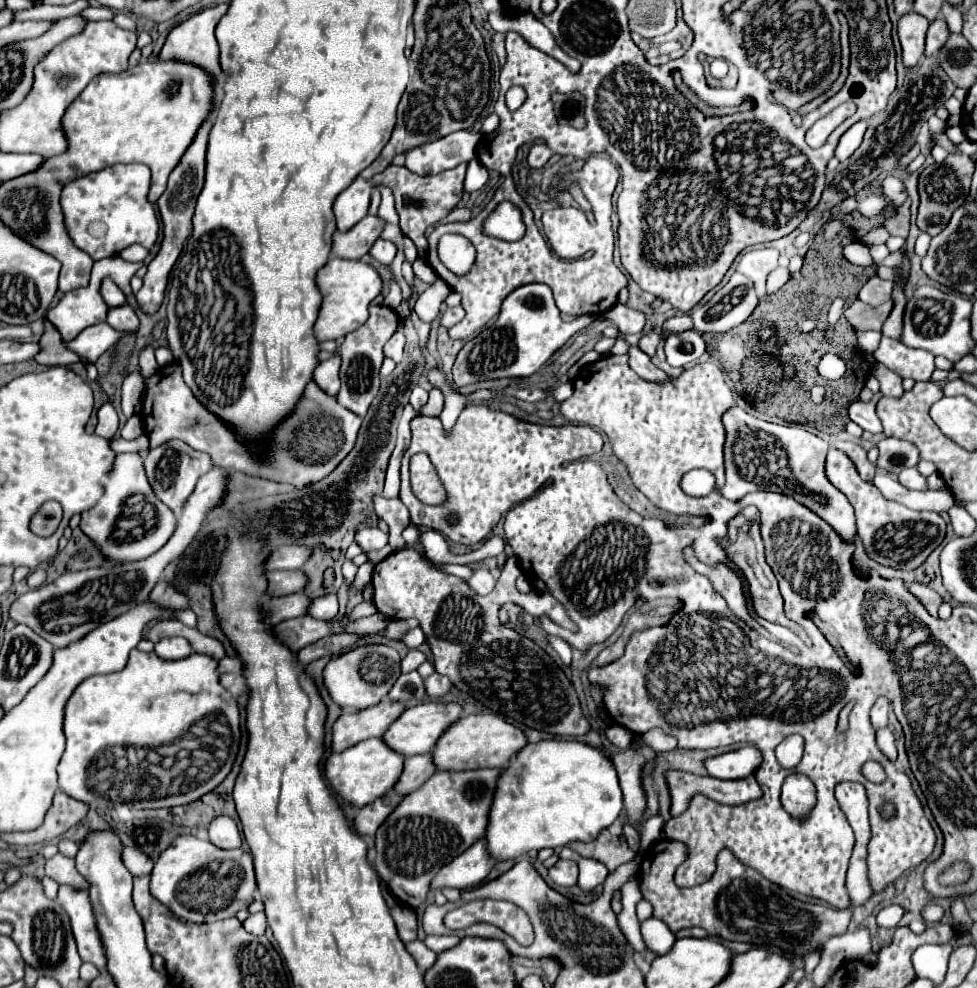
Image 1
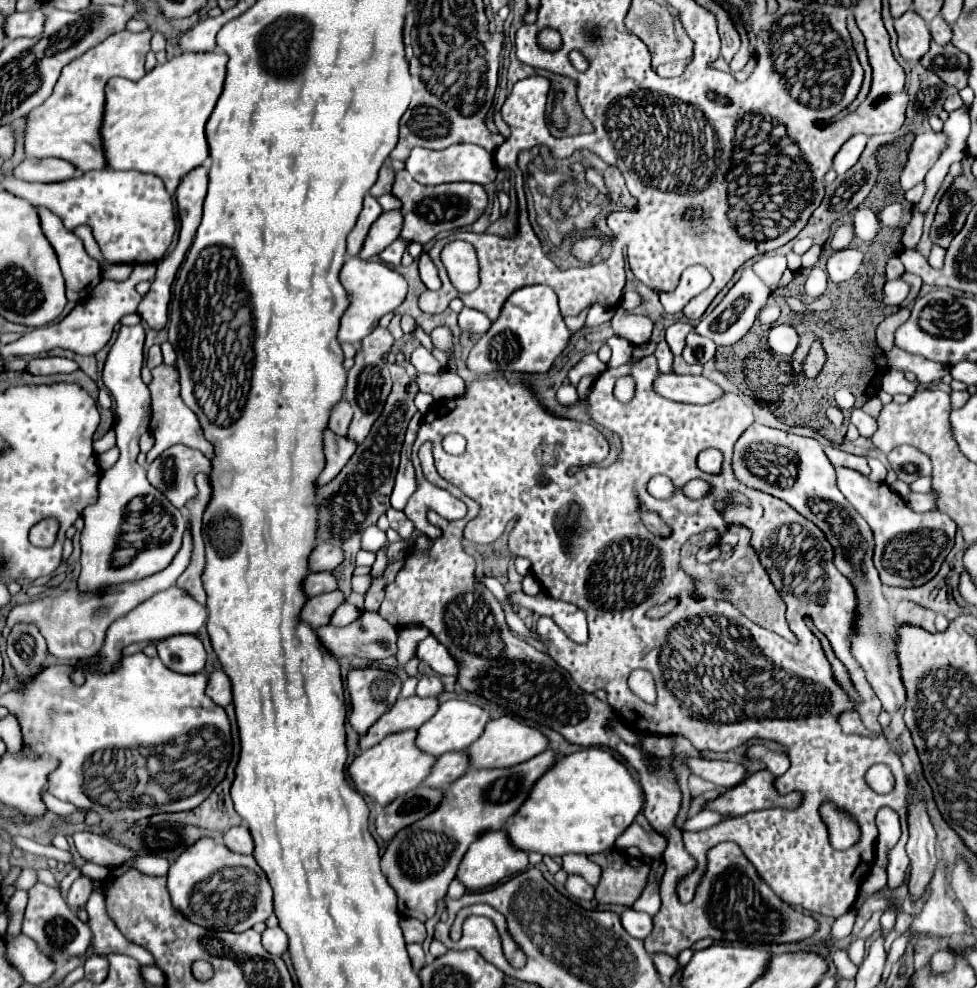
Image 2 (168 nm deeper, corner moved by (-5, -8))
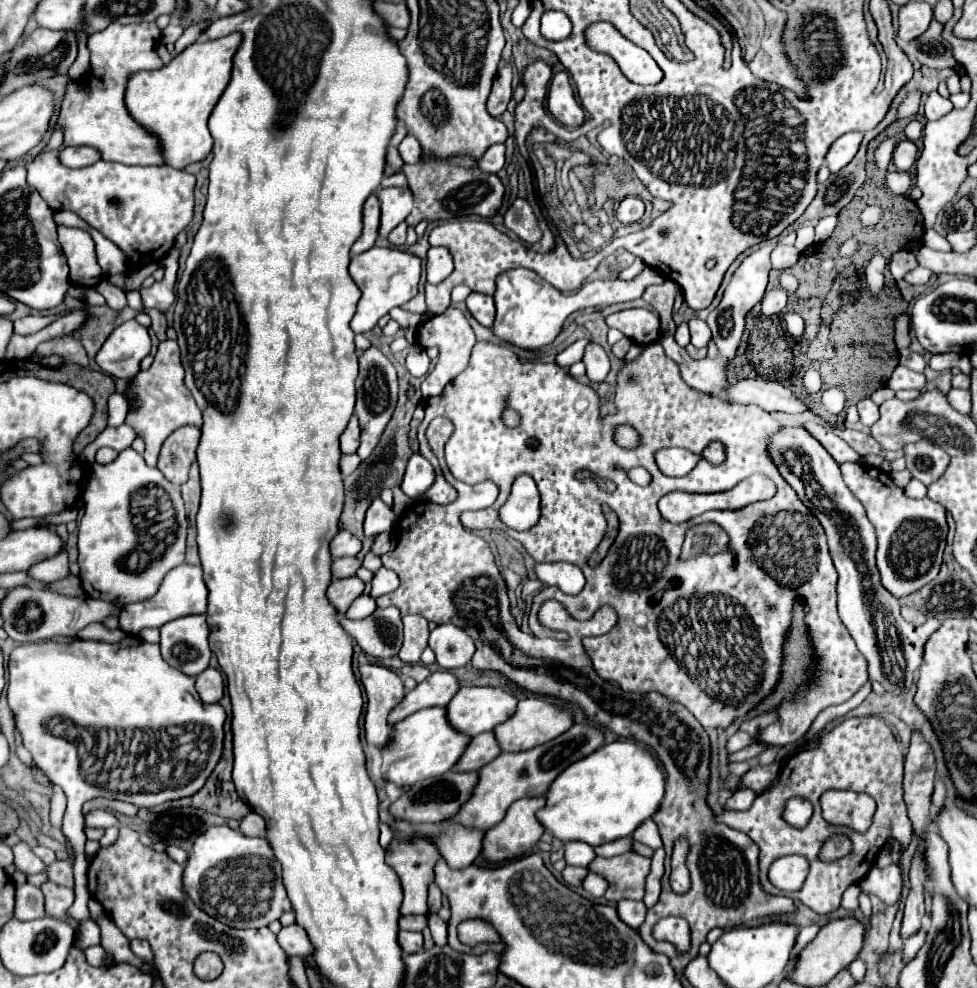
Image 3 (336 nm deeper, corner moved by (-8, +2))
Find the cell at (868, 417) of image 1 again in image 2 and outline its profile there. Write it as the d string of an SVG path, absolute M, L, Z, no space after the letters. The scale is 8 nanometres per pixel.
M852 409L852 417L850 421L858 427L862 437L872 437L876 431L876 419L872 419L870 415L866 415L862 409Z

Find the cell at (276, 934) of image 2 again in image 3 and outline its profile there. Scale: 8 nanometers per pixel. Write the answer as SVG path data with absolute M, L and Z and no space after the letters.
M287 925L287 927L283 927L277 933L277 943L291 957L293 955L303 957L303 955L311 955L313 953L313 945L311 945L311 951L309 951L309 937L307 937L307 933L299 925Z

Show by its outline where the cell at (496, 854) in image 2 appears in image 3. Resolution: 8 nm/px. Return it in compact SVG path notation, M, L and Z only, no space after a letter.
M531 797L531 799L519 799L515 801L505 819L501 823L497 823L495 827L487 829L483 835L483 849L481 849L481 857L489 863L505 863L511 861L515 857L523 857L527 855L535 843L539 841L539 837L543 835L543 827L539 825L539 821L535 819L535 811L539 811L543 807L543 797Z

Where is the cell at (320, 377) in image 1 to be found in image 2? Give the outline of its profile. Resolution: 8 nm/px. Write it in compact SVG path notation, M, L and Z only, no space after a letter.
M342 399L334 411L332 411L332 417L330 417L330 429L334 435L340 435L340 437L346 437L348 435L348 425L352 421L352 407L348 405L346 399Z

